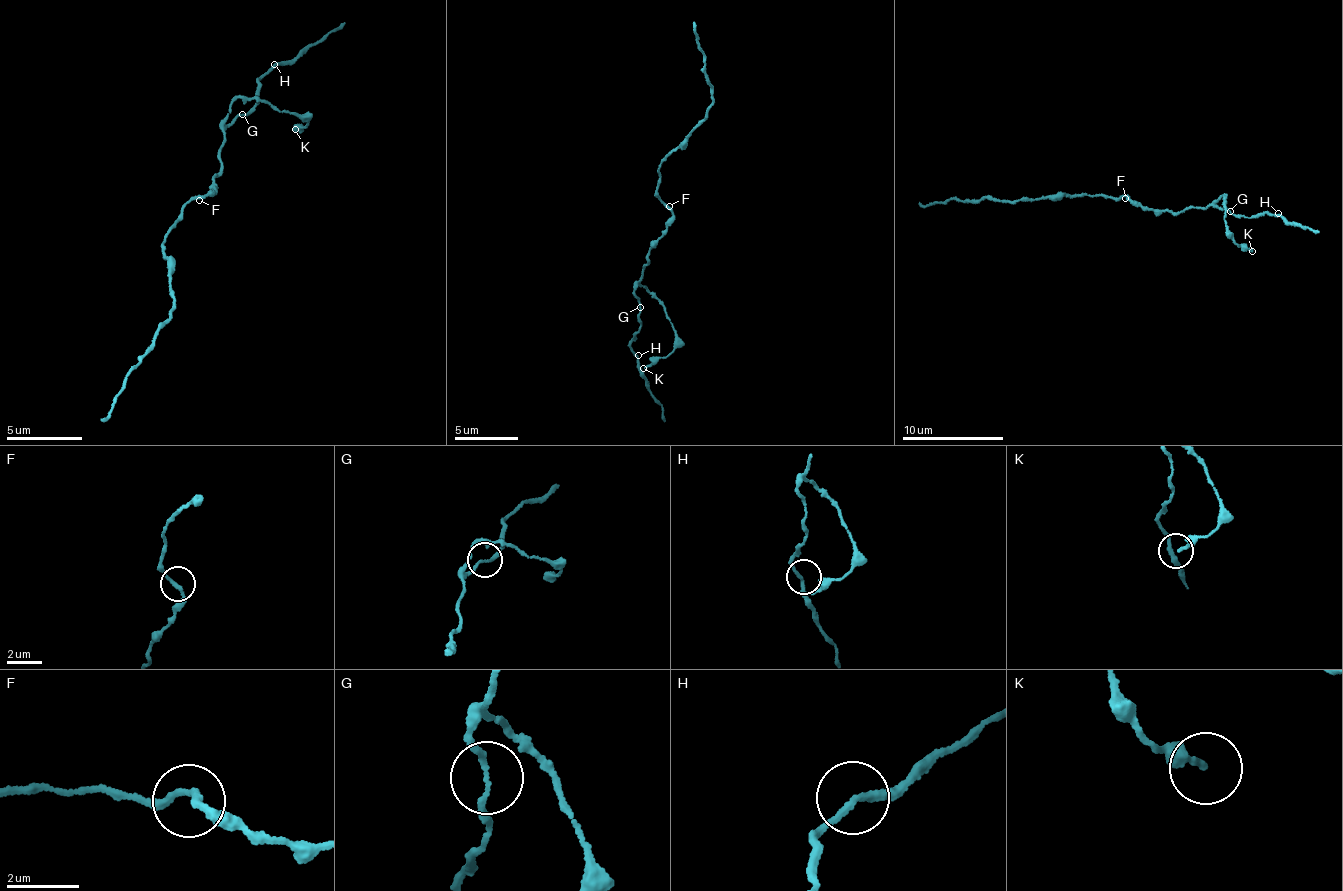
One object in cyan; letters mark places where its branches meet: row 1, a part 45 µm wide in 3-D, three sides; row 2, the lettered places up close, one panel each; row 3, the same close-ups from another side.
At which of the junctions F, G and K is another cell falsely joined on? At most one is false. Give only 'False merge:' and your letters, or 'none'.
False merge: none

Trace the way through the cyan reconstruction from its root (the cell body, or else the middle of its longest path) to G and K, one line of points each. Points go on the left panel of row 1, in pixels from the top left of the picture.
G: (197, 197), (208, 195), (217, 186), (214, 177), (223, 168), (219, 154), (227, 140), (224, 131), (243, 115)
K: (197, 197), (217, 185), (214, 177), (223, 168), (220, 146), (234, 100), (256, 100), (308, 122), (295, 129)

